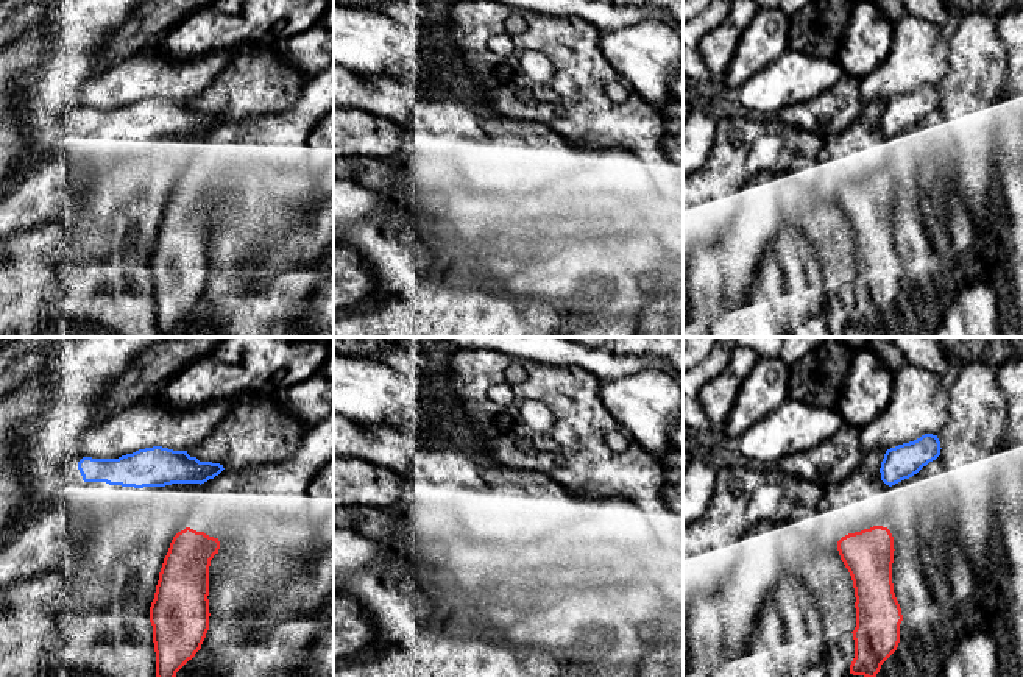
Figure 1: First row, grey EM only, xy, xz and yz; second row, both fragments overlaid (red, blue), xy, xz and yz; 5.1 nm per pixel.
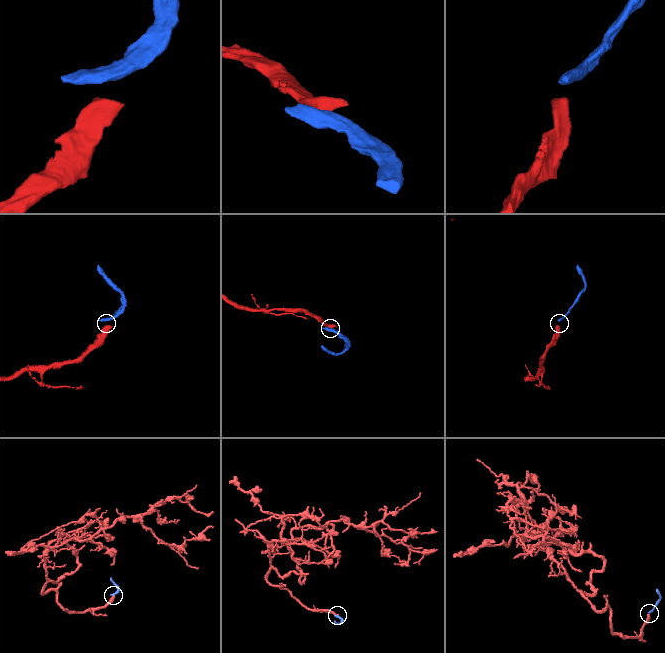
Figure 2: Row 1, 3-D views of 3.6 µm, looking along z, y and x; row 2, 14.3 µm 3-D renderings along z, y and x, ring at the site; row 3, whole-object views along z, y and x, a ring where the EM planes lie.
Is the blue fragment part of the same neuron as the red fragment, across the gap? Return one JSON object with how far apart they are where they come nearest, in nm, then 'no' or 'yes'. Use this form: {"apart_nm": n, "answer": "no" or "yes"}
{"apart_nm": 220, "answer": "no"}

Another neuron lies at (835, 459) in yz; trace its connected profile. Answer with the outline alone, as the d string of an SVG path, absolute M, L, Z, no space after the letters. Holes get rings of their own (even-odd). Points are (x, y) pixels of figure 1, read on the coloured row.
M845 423L833 437L808 452L784 457L778 468L786 477L800 477L820 488L844 480L865 459L859 427Z

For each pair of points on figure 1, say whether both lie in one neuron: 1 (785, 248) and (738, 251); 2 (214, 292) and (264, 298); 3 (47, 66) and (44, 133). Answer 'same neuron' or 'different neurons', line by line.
1: different neurons
2: same neuron
3: same neuron

